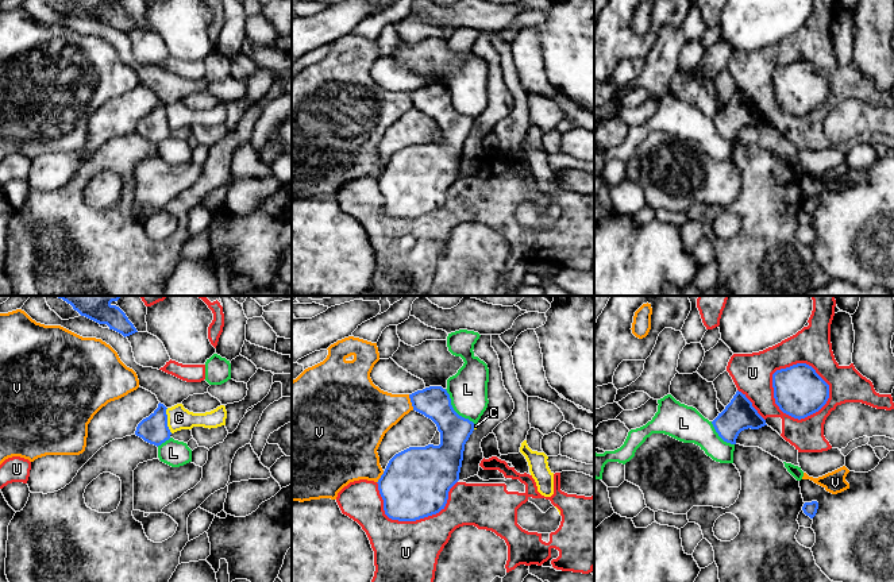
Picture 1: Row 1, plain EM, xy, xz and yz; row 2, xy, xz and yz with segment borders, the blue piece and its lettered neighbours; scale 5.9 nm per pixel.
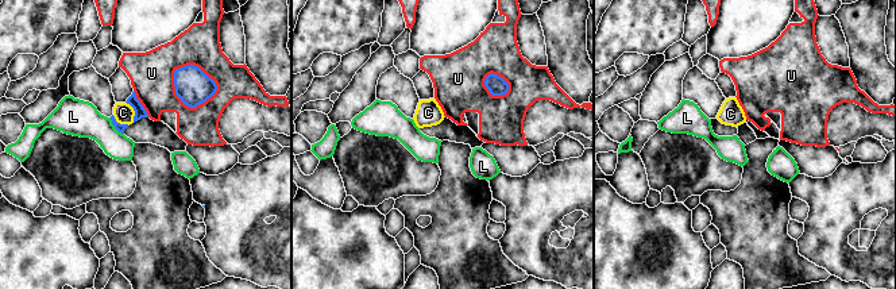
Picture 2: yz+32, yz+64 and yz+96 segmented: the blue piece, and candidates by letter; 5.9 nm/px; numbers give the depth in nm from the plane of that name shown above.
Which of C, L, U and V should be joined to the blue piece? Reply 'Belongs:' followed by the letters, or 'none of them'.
Belongs: none of them

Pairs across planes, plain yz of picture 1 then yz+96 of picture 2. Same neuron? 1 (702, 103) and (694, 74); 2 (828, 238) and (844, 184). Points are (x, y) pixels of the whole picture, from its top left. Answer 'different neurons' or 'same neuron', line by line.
1: same neuron
2: same neuron

